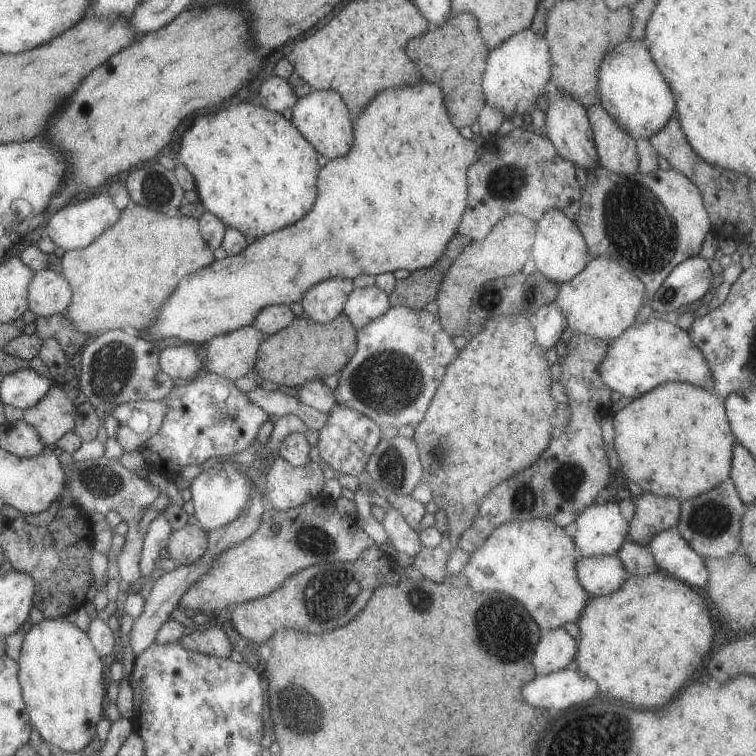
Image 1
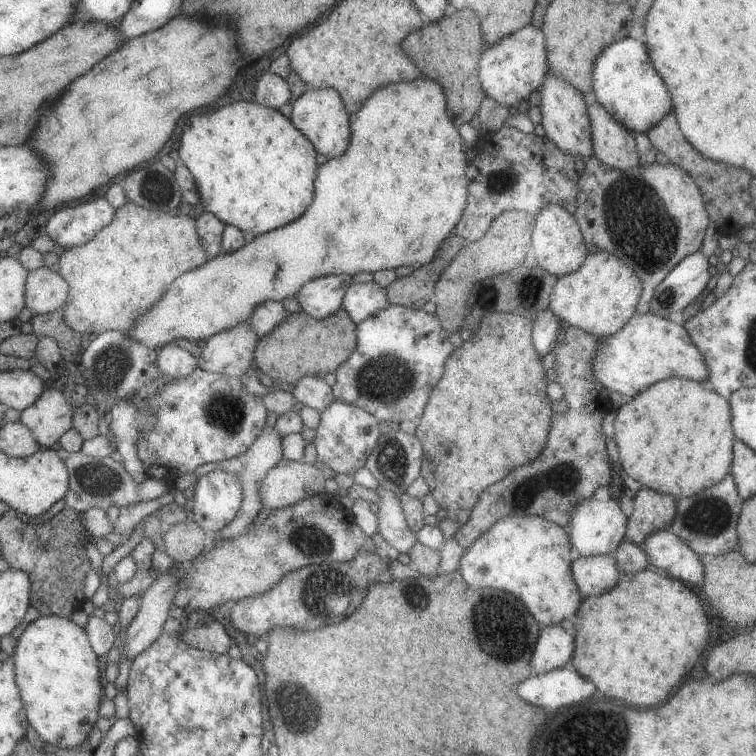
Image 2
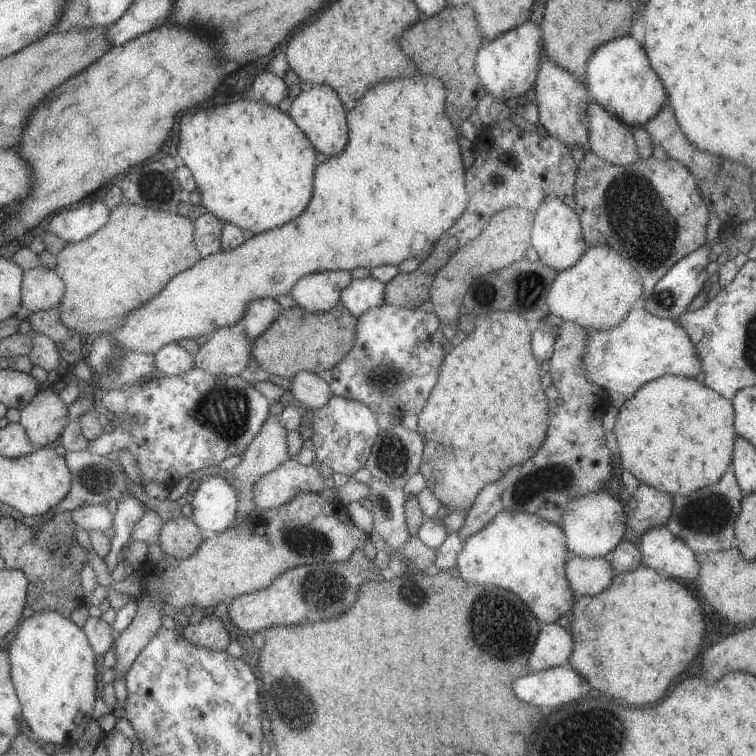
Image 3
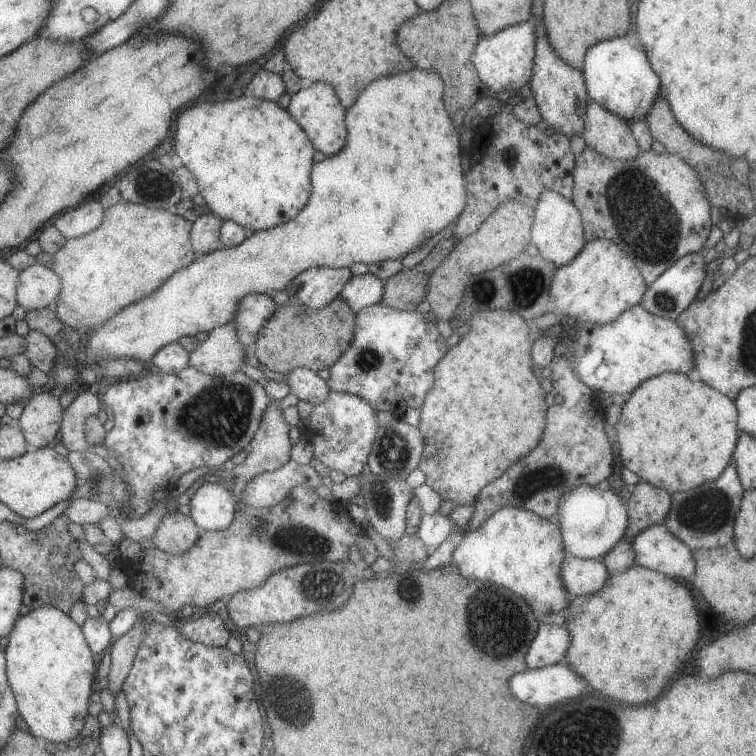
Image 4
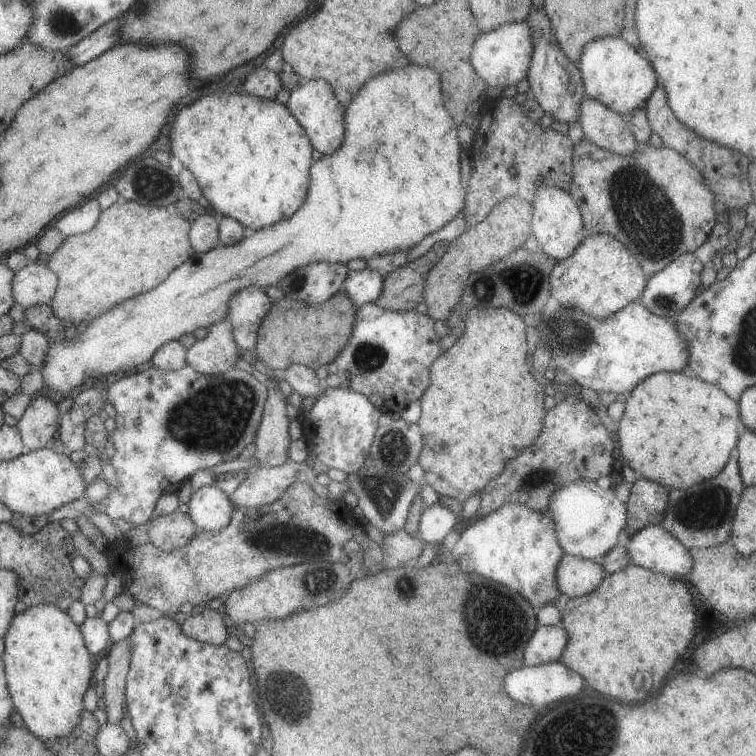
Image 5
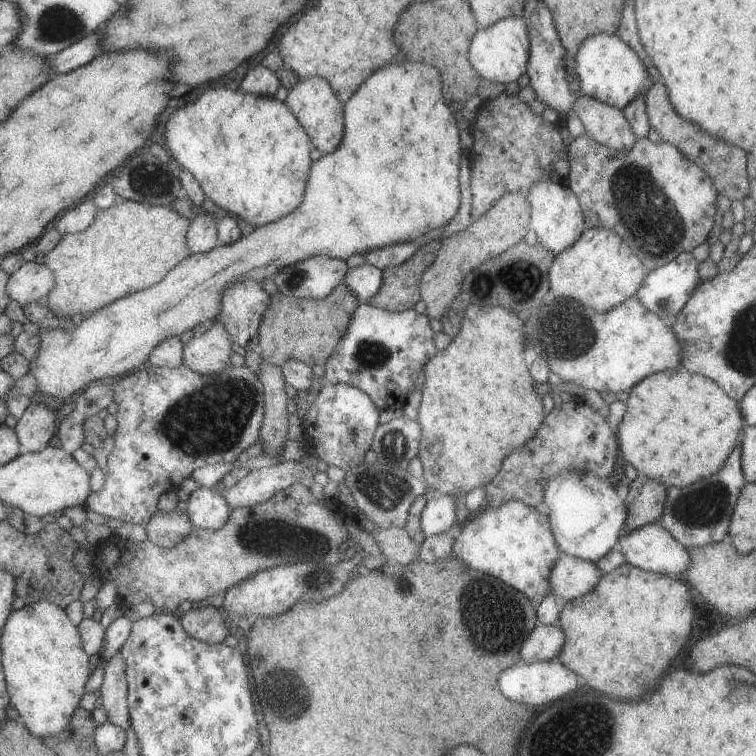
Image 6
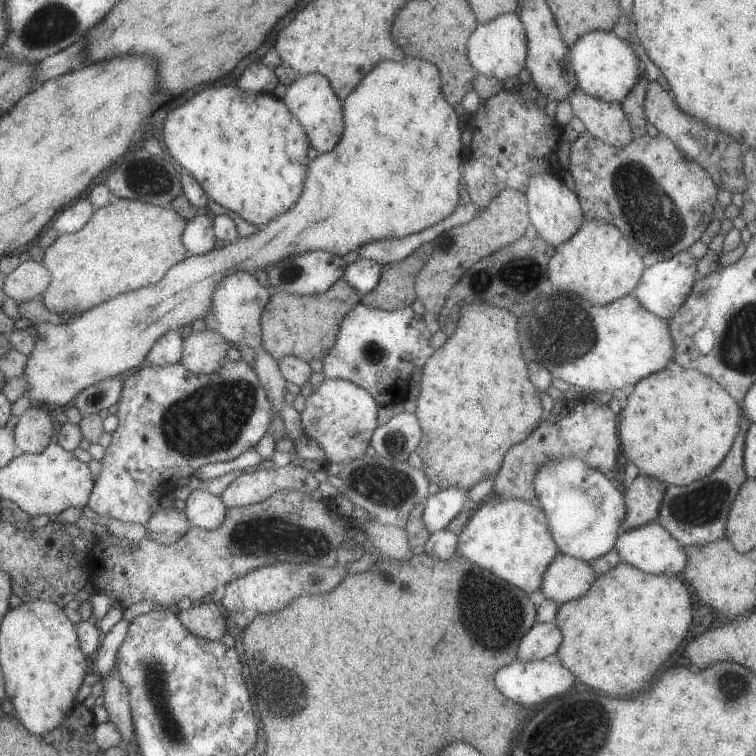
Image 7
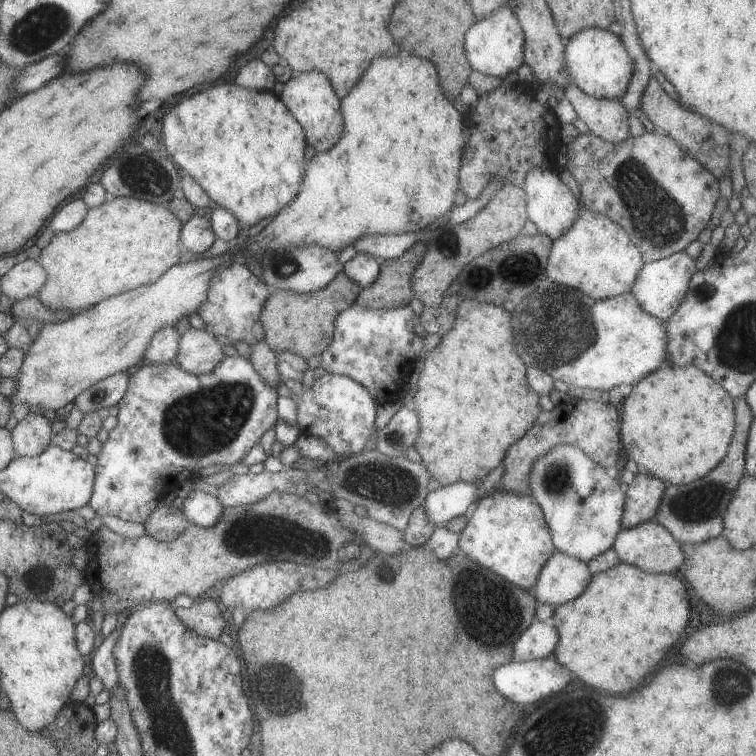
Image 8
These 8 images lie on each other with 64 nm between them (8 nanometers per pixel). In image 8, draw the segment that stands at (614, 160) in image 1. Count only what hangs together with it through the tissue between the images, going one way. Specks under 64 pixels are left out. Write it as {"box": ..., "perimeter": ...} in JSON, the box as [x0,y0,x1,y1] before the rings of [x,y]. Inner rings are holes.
{"box":[564,84,631,144],"perimeter":[[[570,84],[564,96],[571,102],[576,114],[588,126],[589,132],[612,144],[631,137],[629,112],[621,99],[601,99],[586,94],[578,85]]]}

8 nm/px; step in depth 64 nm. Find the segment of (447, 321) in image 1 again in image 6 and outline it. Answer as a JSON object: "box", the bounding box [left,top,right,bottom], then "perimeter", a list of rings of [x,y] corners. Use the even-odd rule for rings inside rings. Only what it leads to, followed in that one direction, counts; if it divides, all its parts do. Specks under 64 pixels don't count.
{"box":[419,193,531,318],"perimeter":[[[506,193],[501,196],[483,215],[450,238],[442,238],[442,246],[435,261],[419,278],[421,300],[424,300],[429,318],[441,318],[447,314],[466,275],[491,258],[499,257],[503,252],[524,241],[524,236],[531,228],[531,206],[522,193]]]}

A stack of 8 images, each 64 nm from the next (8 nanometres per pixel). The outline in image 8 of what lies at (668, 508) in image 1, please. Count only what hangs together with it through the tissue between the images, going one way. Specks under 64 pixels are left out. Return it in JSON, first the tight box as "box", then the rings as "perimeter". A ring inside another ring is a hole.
{"box":[621,470,667,529],"perimeter":[[[640,470],[635,475],[630,485],[625,486],[625,509],[621,520],[624,529],[634,528],[639,524],[651,521],[657,515],[659,504],[661,503],[667,483],[658,477],[652,476]]]}

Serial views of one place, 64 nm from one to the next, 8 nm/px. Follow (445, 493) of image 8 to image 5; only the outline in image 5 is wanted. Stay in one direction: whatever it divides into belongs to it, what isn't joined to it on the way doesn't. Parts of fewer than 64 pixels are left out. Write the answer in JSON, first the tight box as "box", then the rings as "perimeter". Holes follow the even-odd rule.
{"box":[419,503,458,545],"perimeter":[[[437,503],[423,510],[419,522],[420,540],[428,545],[439,545],[458,522],[458,516]]]}

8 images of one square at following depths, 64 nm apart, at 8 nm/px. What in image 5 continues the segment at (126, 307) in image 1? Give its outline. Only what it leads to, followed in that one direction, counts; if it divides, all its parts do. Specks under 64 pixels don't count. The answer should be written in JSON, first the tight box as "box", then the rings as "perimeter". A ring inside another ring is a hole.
{"box":[46,200,195,326],"perimeter":[[[123,200],[101,210],[98,224],[92,230],[65,237],[62,246],[51,254],[46,264],[57,274],[59,280],[50,304],[52,312],[71,326],[81,326],[125,300],[133,299],[162,284],[175,268],[182,266],[195,253],[189,241],[190,229],[191,222],[171,206],[150,207]]]}

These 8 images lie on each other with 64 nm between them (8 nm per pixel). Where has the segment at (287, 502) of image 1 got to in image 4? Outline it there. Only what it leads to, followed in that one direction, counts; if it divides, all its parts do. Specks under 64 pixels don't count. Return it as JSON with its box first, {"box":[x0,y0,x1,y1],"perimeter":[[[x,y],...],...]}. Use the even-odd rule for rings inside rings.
{"box":[243,459,322,508],"perimeter":[[[290,459],[284,466],[255,476],[246,485],[243,501],[248,507],[270,508],[282,502],[295,486],[305,485],[314,489],[320,486],[322,477],[310,465],[301,465]]]}

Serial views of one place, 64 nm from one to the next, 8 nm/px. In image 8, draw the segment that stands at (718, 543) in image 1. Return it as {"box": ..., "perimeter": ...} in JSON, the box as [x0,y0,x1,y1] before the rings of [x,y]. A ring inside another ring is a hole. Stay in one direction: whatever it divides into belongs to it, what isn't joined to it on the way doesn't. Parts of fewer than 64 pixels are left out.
{"box":[654,397,754,544],"perimeter":[[[744,397],[734,399],[734,404],[736,413],[735,431],[728,452],[718,463],[718,466],[715,466],[706,476],[696,479],[694,482],[689,482],[685,485],[675,485],[669,483],[664,491],[657,515],[654,519],[664,526],[666,530],[669,530],[672,533],[672,536],[674,536],[679,543],[696,544],[723,536],[724,517],[726,516],[728,505],[734,498],[735,490],[738,488],[739,482],[745,475],[746,445],[750,425],[754,420],[754,415],[752,414],[752,411],[750,410],[750,407]]]}

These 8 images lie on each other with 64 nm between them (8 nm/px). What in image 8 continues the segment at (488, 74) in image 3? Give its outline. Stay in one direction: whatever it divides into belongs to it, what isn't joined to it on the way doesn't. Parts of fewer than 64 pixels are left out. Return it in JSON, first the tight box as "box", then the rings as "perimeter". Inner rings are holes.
{"box":[465,6,525,79],"perimeter":[[[510,6],[500,7],[488,18],[477,20],[465,36],[466,54],[473,70],[504,79],[525,63],[525,34]]]}

